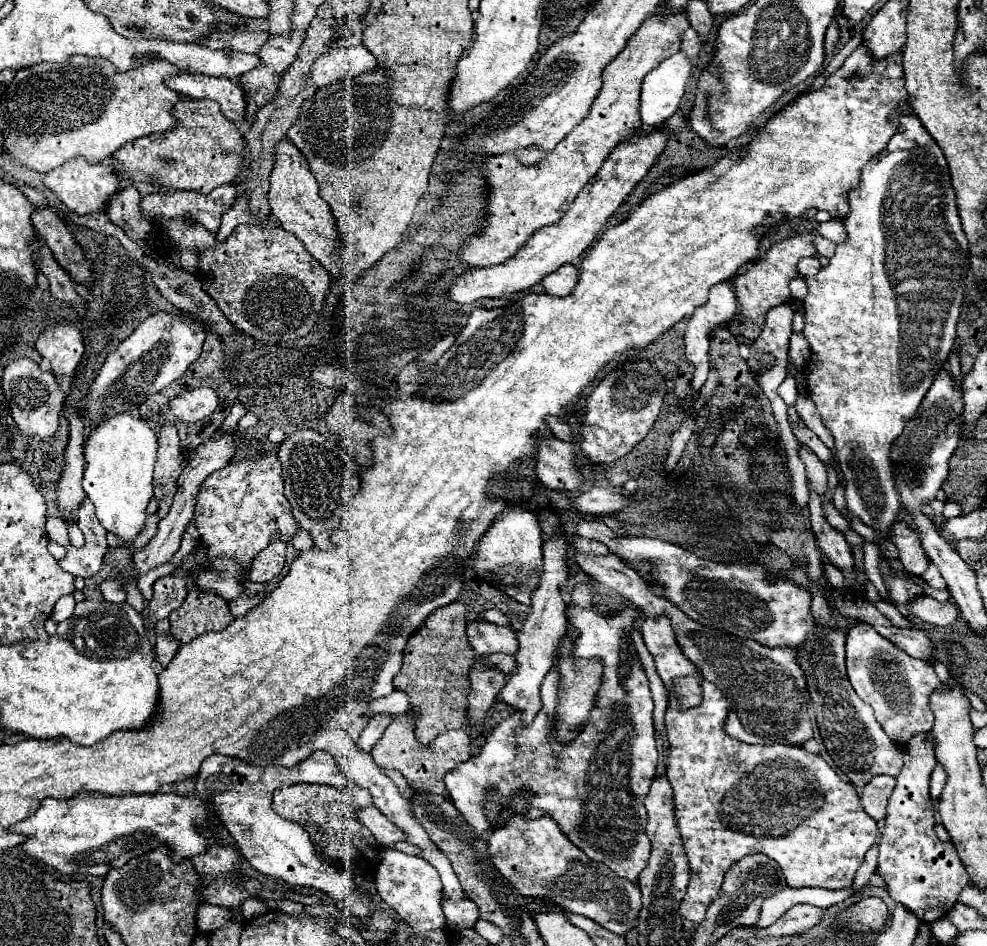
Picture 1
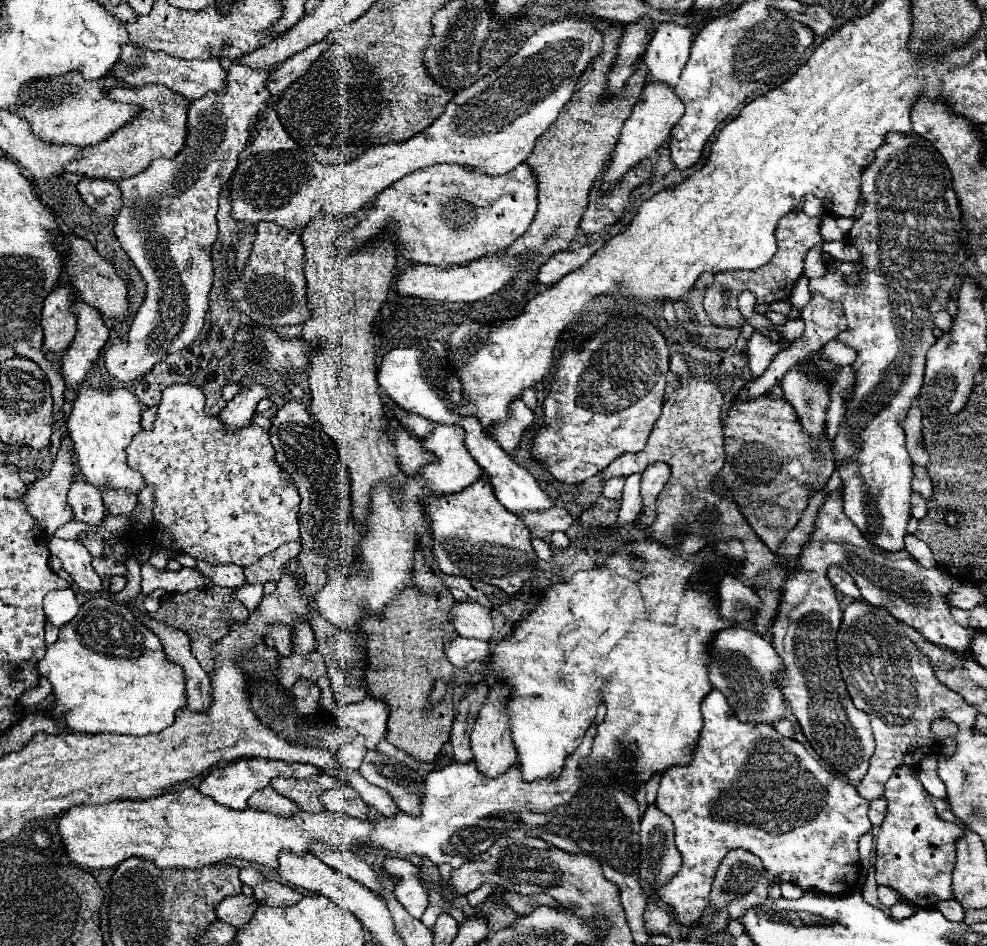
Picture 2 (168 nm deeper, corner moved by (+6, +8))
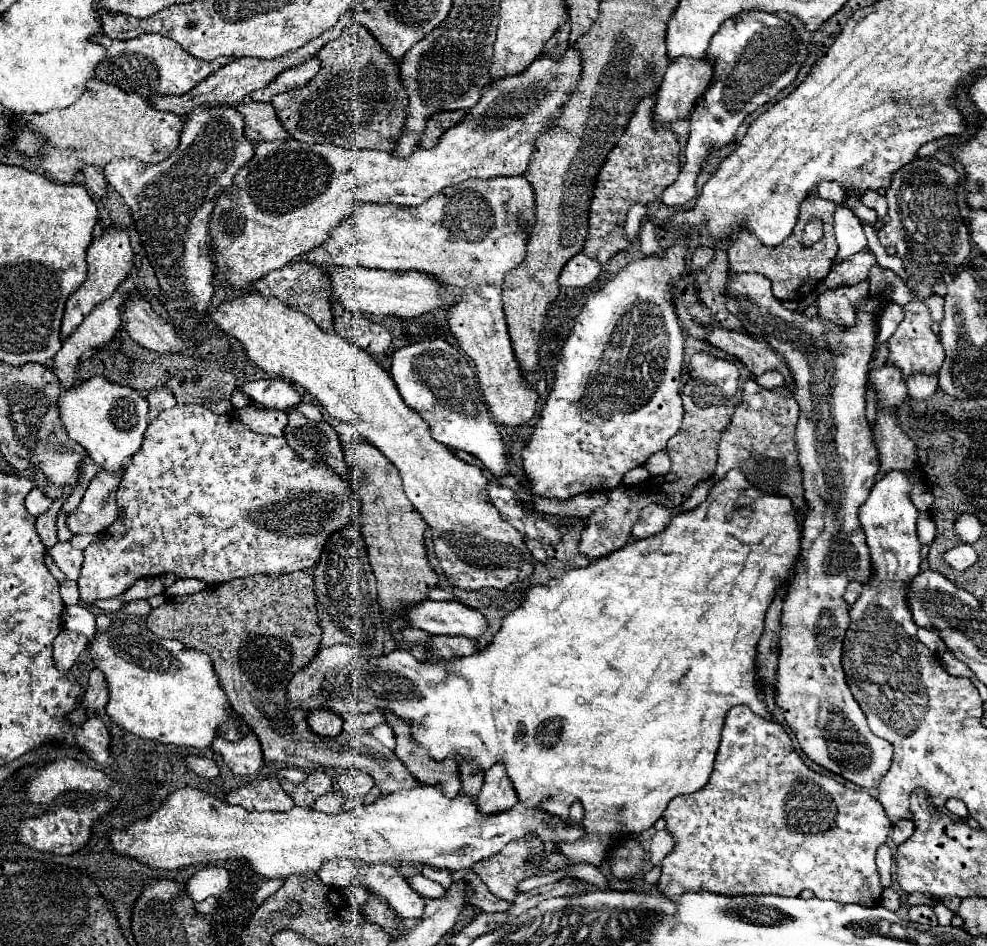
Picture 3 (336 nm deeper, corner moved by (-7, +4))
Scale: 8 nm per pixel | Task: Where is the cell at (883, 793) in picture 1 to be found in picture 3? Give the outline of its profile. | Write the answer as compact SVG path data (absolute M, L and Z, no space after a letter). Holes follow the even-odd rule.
M899 821L899 823L893 827L893 843L895 843L895 845L905 843L905 841L913 835L913 831L915 831L913 821Z

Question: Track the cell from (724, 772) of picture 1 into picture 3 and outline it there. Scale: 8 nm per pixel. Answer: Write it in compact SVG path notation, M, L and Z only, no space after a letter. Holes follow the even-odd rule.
M737 705L735 709L731 709L727 713L725 719L725 727L723 727L723 737L721 737L721 745L719 745L719 753L717 753L717 761L715 761L715 769L711 773L709 783L693 793L693 795L679 795L671 801L671 807L665 809L663 819L667 821L667 831L673 835L675 845L673 851L661 861L663 873L659 879L659 891L667 897L679 897L687 891L711 891L711 893L723 893L723 895L787 895L787 897L799 897L803 889L811 889L815 893L817 899L833 899L839 903L857 903L863 907L875 907L879 905L881 893L883 893L883 885L875 867L875 851L879 845L885 843L889 831L891 831L891 821L887 821L887 815L883 813L881 805L877 799L873 799L869 793L865 791L853 791L847 789L843 785L839 785L835 779L831 779L829 775L821 775L815 773L813 769L809 769L803 759L795 753L793 743L789 733L783 729L781 723L775 721L767 721L755 713L751 713L751 709Z

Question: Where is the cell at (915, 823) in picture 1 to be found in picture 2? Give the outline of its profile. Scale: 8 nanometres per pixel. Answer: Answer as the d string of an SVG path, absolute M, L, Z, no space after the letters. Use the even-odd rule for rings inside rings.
M900 765L884 787L888 801L884 823L876 835L876 881L896 889L906 901L918 909L934 909L940 901L952 899L952 871L956 863L954 841L962 835L962 829L954 823L938 819L930 795L918 779L916 767ZM920 899L930 899L916 903Z

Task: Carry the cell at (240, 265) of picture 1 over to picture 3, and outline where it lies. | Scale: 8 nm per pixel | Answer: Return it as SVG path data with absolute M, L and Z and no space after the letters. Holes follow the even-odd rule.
M299 261L299 263L289 263L279 271L271 271L265 277L261 277L259 281L253 283L253 287L263 293L263 295L273 295L279 297L285 305L291 305L291 309L301 311L303 315L307 315L319 329L327 331L333 327L333 313L331 313L331 305L327 305L327 301L323 301L323 297L319 297L319 289L323 289L323 273L319 273L319 267Z

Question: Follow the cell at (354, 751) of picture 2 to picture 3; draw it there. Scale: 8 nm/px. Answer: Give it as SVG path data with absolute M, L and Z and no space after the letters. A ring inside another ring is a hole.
M345 769L337 775L337 781L335 781L333 787L335 787L335 791L341 793L341 797L355 799L355 797L363 797L371 791L373 777L363 773L363 771L351 773L351 769Z

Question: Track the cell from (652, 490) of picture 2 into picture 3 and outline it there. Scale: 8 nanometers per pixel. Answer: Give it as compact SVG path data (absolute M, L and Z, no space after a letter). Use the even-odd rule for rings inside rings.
M647 505L645 513L641 513L637 523L633 525L631 535L637 539L645 539L649 535L655 535L671 521L671 517L675 517L673 509L667 509L663 505Z

